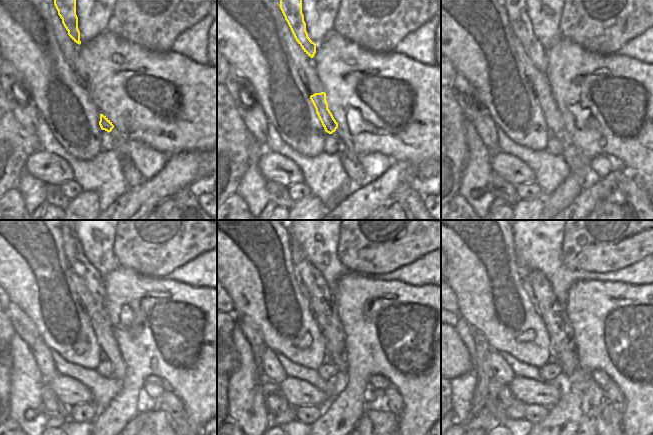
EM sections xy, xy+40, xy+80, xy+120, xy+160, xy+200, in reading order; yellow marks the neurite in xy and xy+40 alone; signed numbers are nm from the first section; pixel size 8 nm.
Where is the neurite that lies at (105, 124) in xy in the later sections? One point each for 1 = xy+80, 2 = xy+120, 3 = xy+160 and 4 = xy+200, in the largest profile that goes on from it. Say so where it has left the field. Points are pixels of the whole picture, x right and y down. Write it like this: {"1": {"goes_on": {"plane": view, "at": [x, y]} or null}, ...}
{"1": {"goes_on": {"plane": "xy+80", "at": [552, 116]}}, "2": {"goes_on": {"plane": "xy+120", "at": [72, 247]}}, "3": {"goes_on": {"plane": "xy+160", "at": [321, 297]}}, "4": {"goes_on": {"plane": "xy+200", "at": [595, 398]}}}

